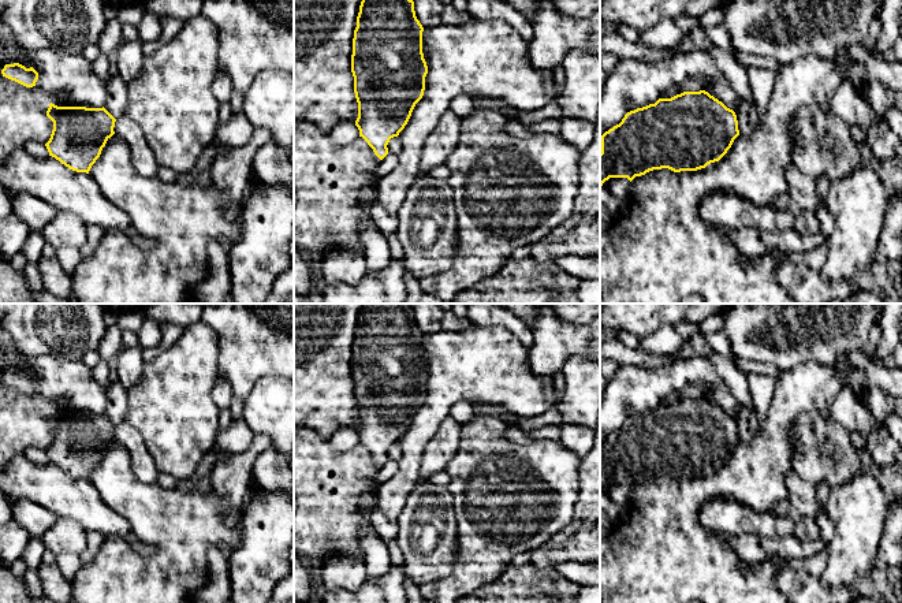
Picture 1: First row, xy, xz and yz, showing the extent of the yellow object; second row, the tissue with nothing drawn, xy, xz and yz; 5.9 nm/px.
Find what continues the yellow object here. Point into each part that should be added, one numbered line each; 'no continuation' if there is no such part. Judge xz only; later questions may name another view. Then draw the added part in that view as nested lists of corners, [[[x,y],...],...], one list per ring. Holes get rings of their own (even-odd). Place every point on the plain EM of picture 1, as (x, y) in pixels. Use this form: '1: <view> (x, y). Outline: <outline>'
no continuation

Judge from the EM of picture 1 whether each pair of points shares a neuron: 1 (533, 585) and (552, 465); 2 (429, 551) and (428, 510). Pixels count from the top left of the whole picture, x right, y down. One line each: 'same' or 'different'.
1: different
2: same

